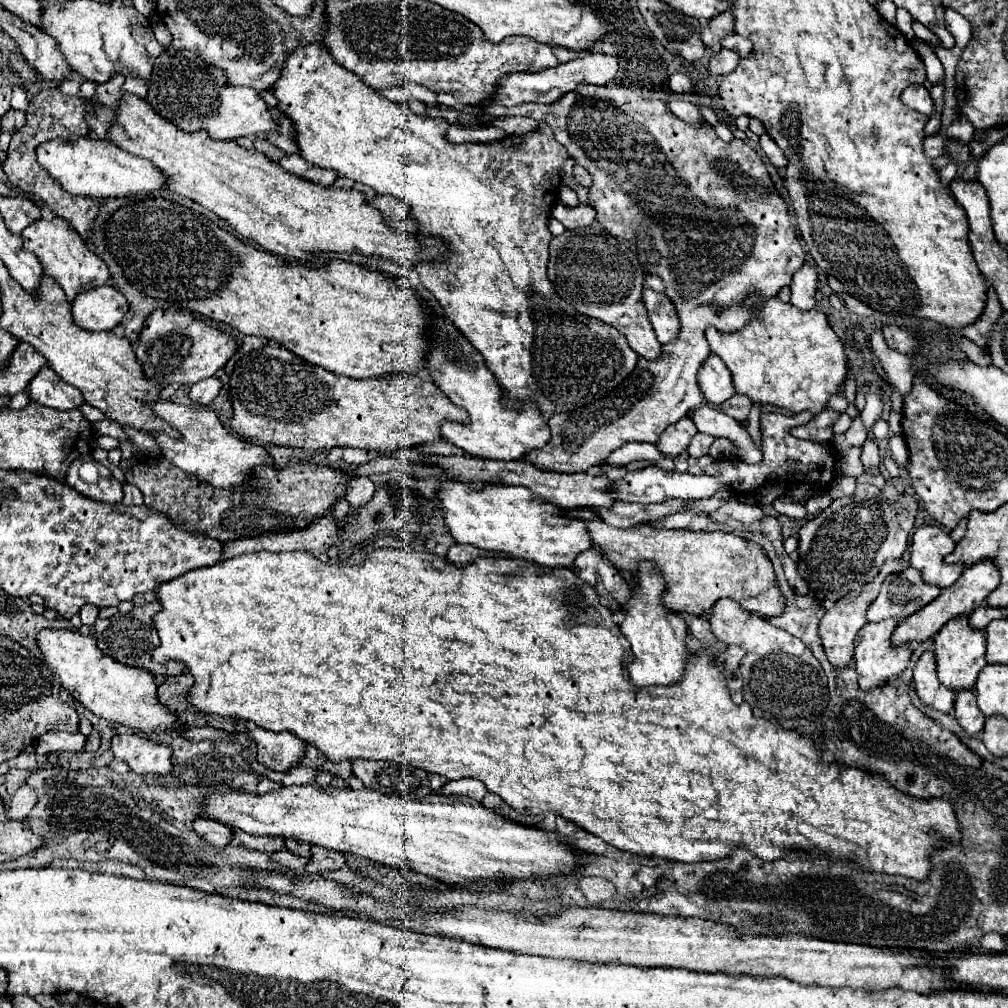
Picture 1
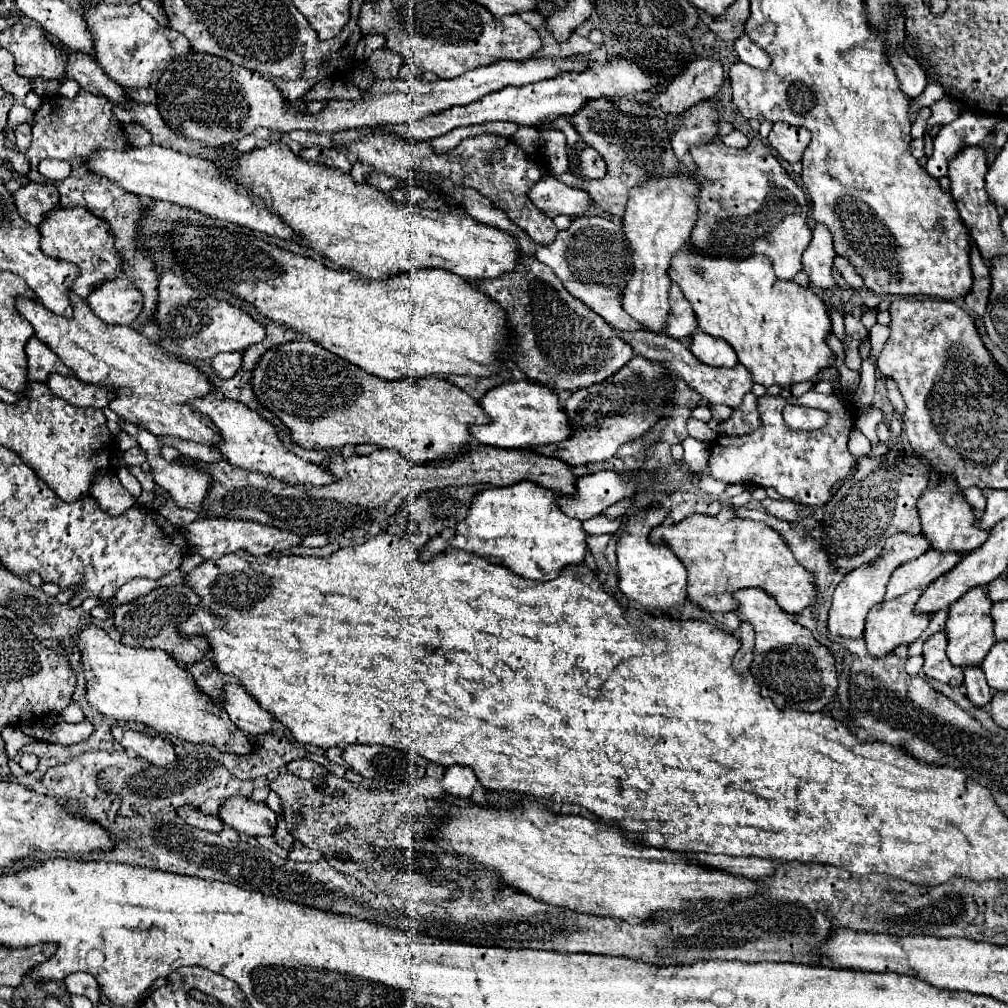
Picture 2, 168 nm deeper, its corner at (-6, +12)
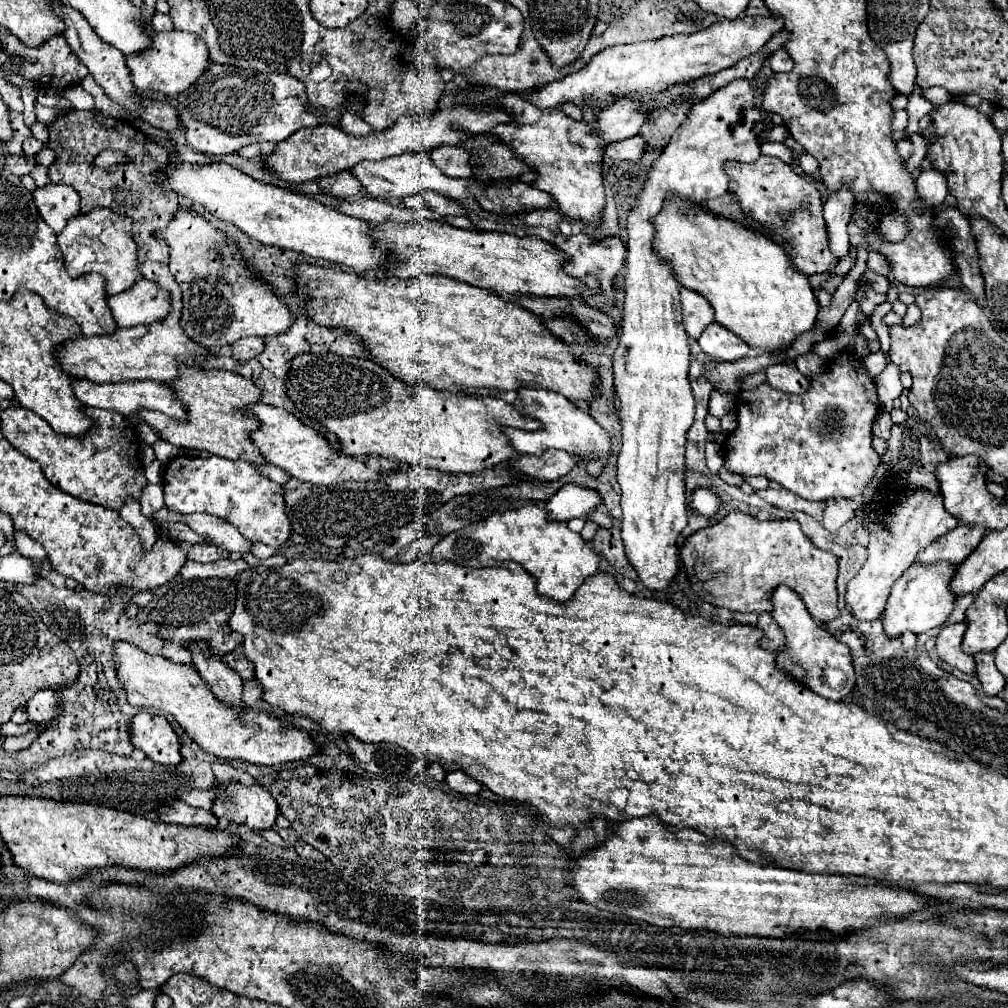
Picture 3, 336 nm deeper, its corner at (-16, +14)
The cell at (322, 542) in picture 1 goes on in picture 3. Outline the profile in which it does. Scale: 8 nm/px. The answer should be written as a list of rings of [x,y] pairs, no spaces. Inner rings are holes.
[[[164,506],[156,512],[156,522],[184,522],[196,534],[214,540],[212,544],[222,546],[228,552],[250,552],[252,546],[246,538],[240,538],[240,532],[234,526],[212,514],[178,514]]]

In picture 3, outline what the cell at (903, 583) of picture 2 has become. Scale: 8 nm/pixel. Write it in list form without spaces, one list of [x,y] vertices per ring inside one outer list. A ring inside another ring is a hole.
[[[960,524],[954,530],[940,536],[938,540],[934,540],[932,546],[924,548],[918,554],[916,562],[918,564],[932,564],[932,562],[948,560],[948,562],[954,562],[954,564],[962,564],[974,552],[974,548],[980,544],[984,534],[986,534],[984,526],[964,526],[964,524]]]

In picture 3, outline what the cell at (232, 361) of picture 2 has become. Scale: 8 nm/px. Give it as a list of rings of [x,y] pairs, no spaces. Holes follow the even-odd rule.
[[[256,336],[240,338],[232,344],[232,358],[238,362],[248,362],[256,358],[262,350],[264,350],[264,338],[256,338]]]

